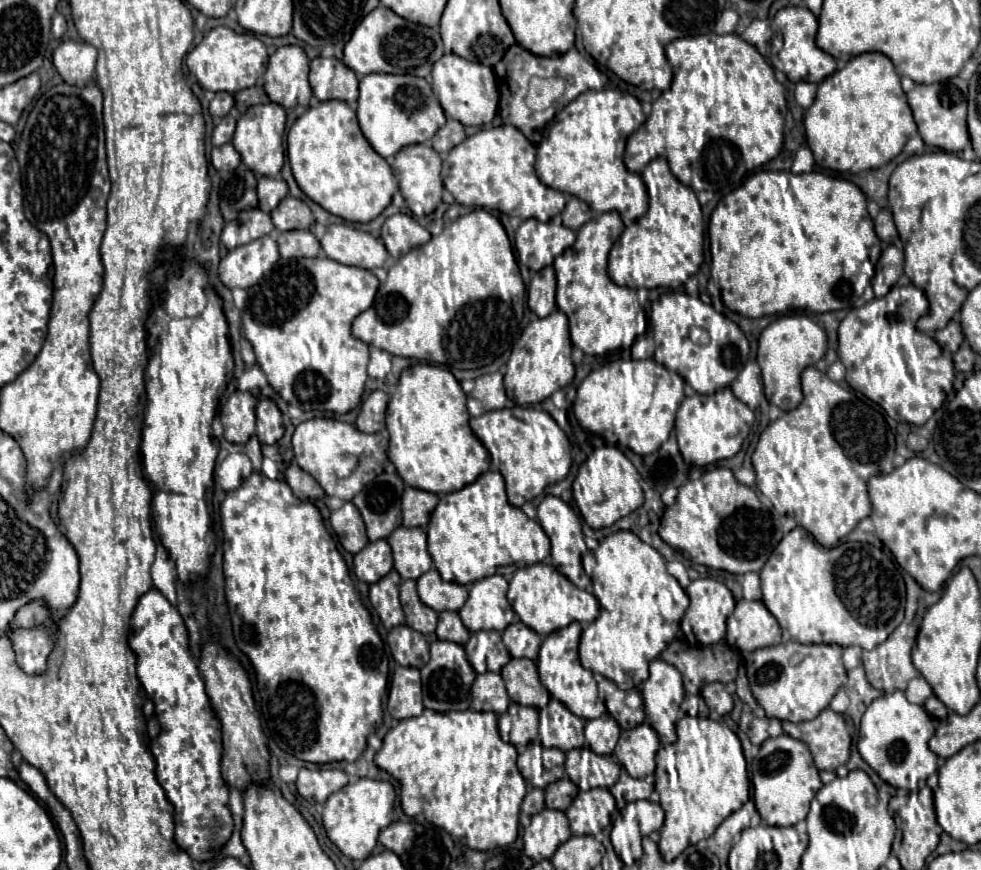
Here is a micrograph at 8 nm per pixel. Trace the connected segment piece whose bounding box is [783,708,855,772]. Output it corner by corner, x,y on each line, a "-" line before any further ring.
825,708
813,720
805,720
805,722
797,722
797,724
795,722
783,722
783,730
791,738
797,738
809,746
811,756
815,760
815,766
819,770
835,772
839,766
843,766
849,760
849,748
851,748
855,726
847,714
839,714
839,712
833,712
831,708

